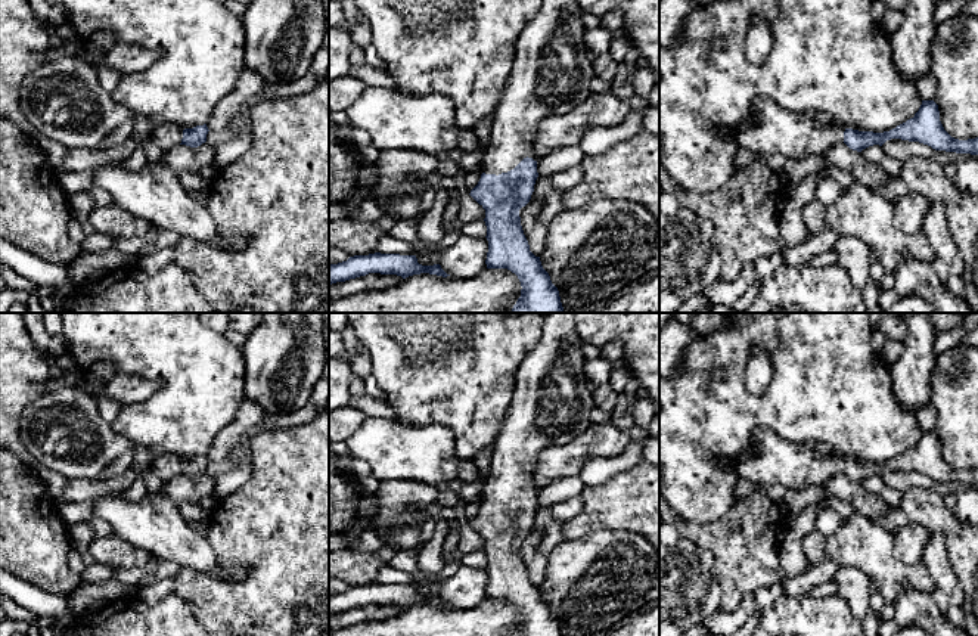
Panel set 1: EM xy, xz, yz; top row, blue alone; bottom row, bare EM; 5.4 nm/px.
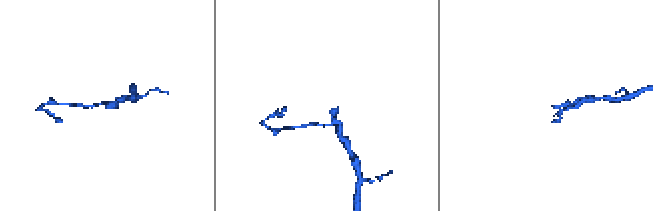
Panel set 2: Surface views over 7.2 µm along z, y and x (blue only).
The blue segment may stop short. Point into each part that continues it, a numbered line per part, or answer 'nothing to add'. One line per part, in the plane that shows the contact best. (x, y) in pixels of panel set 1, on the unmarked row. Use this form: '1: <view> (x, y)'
1: xz (552, 403)

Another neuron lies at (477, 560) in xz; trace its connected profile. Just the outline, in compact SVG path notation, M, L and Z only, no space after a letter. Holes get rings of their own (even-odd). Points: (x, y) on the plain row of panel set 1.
M475 550L471 553L463 553L459 556L460 564L466 564L472 568L485 568L487 567L487 556L484 550Z

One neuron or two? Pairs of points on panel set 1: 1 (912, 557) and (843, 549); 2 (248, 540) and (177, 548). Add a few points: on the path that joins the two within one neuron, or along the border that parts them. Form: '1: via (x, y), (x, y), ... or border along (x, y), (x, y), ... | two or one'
1: border along (893, 531), (893, 552), (902, 561), (919, 565) | two
2: border along (205, 534), (219, 564), (224, 570), (239, 565) | two

